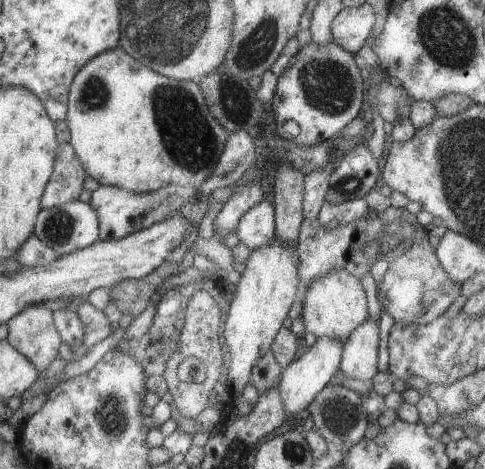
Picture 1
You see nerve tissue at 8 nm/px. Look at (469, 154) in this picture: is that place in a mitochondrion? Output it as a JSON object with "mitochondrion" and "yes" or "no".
{"mitochondrion":"yes"}

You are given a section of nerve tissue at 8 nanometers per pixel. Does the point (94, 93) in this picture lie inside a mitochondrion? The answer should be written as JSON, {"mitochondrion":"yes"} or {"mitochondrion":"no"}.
{"mitochondrion":"yes"}

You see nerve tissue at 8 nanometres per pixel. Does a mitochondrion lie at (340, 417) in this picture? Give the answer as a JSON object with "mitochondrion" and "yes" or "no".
{"mitochondrion":"yes"}

